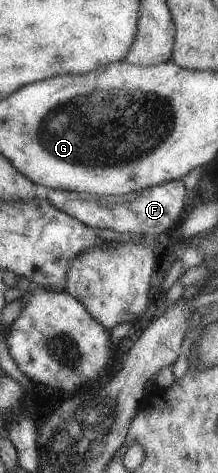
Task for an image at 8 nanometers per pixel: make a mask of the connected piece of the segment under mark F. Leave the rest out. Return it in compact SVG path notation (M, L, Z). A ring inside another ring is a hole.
M181 180L164 182L131 195L113 197L51 188L47 188L46 191L46 200L50 201L55 209L66 213L69 217L74 217L90 228L97 227L97 229L111 229L118 233L133 233L149 239L154 239L160 233L171 231L171 227L175 223L179 223L185 199L187 199L187 191Z

